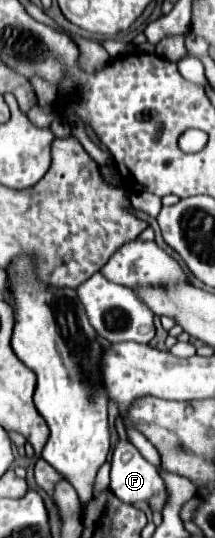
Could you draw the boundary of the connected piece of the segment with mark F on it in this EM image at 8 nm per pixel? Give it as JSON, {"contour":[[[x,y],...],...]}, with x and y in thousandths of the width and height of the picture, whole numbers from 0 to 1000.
{"contour":[[[549,822],[521,840],[512,911],[586,937],[698,933],[707,922],[772,911],[726,866],[660,851],[605,822]]]}

